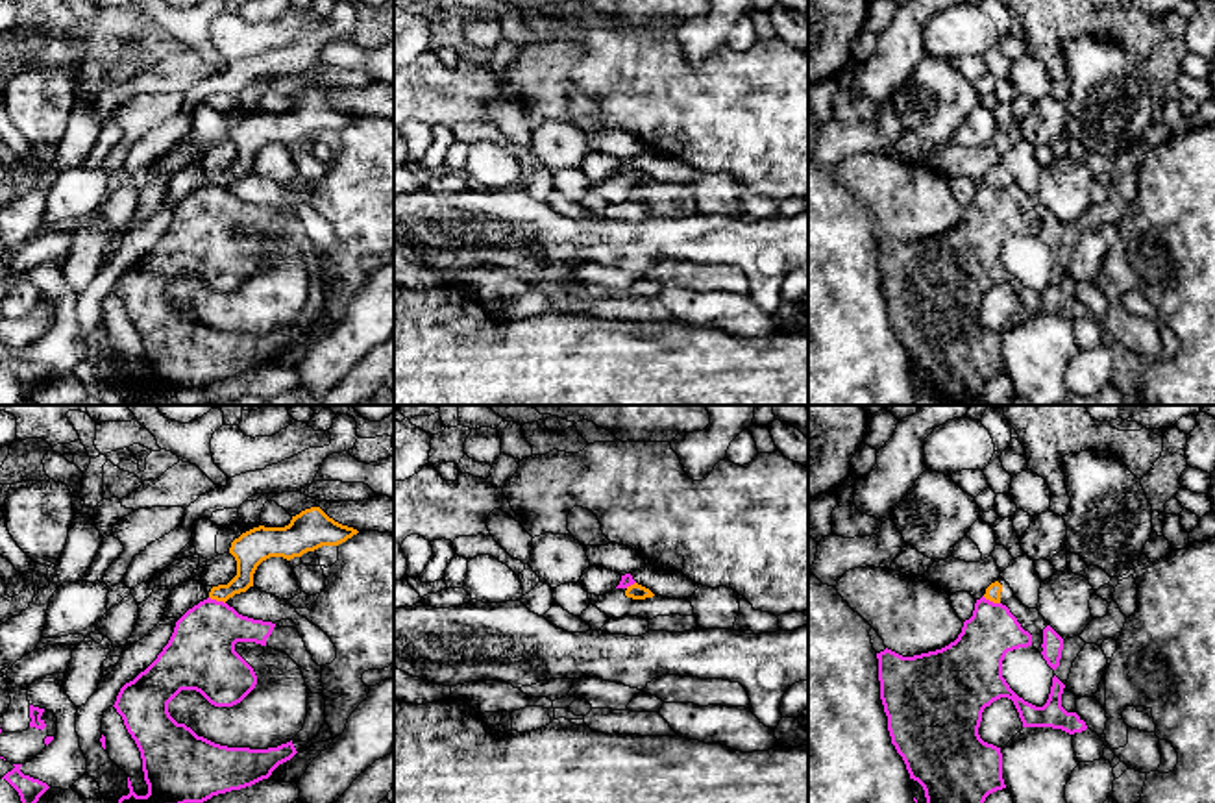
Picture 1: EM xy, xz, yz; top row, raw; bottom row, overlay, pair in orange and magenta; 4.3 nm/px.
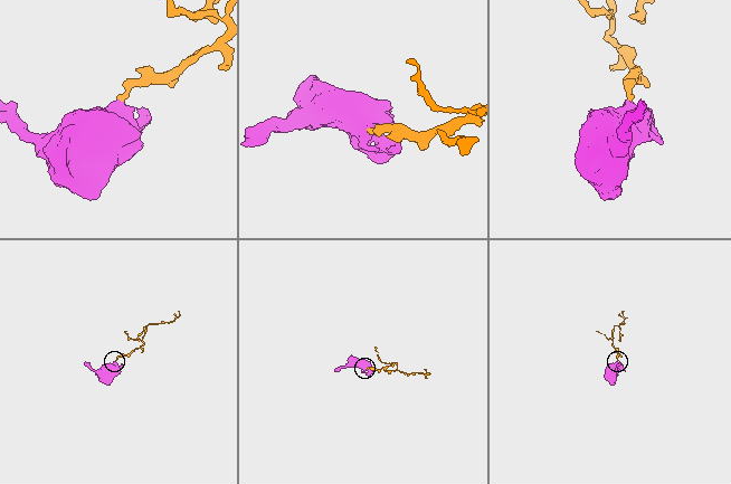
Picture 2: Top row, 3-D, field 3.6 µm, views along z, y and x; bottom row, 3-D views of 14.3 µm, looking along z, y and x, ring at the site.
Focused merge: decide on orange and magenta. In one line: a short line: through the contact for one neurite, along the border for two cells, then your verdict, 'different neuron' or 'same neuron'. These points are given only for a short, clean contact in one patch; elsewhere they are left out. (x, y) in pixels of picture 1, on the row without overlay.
yz (982, 182), (999, 189) | different neuron

